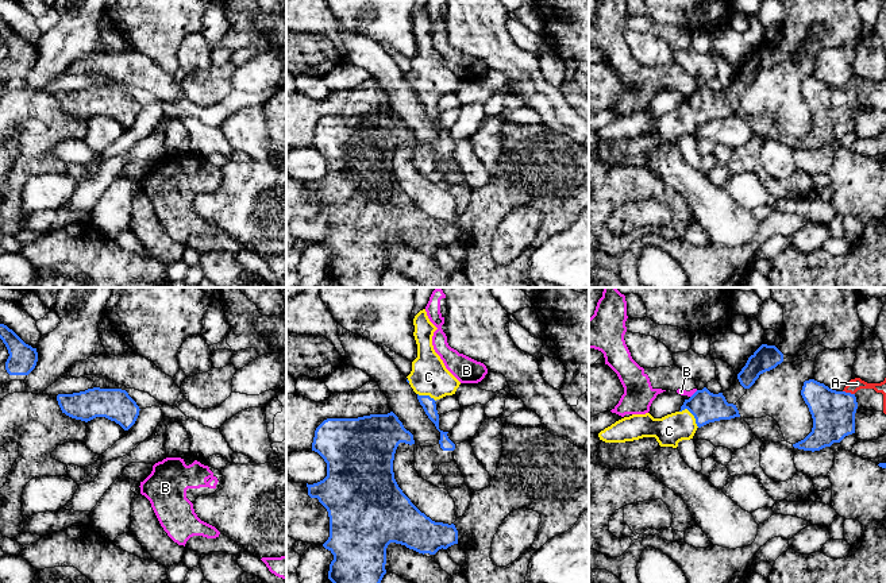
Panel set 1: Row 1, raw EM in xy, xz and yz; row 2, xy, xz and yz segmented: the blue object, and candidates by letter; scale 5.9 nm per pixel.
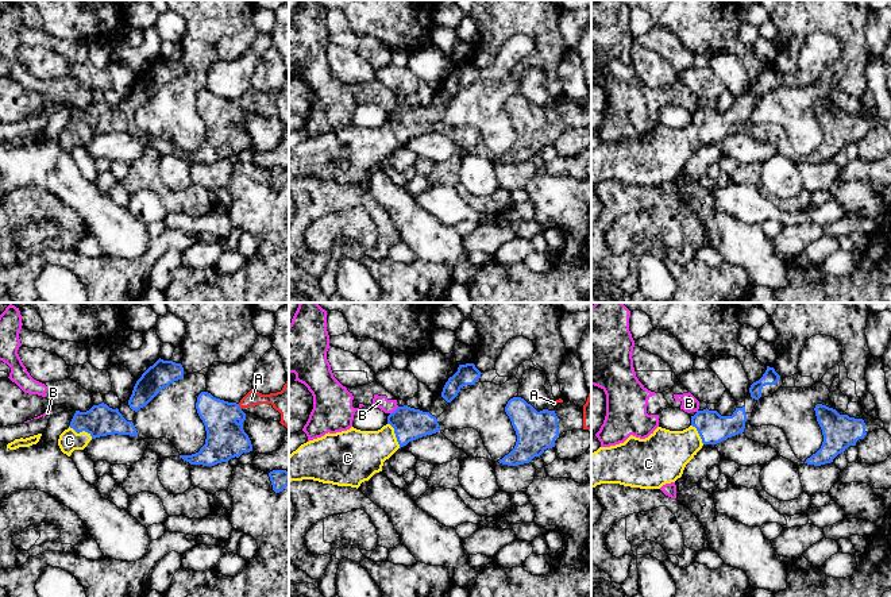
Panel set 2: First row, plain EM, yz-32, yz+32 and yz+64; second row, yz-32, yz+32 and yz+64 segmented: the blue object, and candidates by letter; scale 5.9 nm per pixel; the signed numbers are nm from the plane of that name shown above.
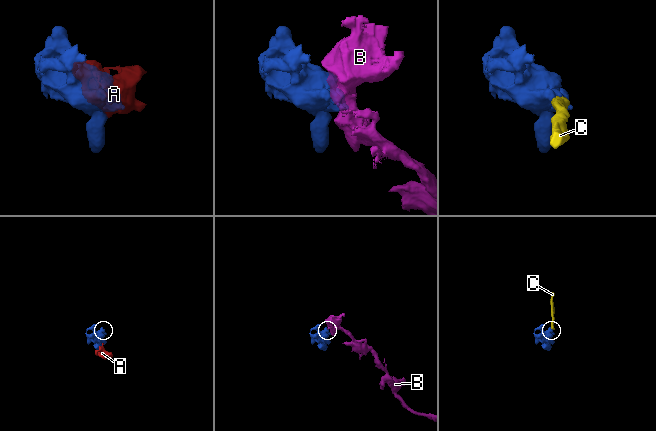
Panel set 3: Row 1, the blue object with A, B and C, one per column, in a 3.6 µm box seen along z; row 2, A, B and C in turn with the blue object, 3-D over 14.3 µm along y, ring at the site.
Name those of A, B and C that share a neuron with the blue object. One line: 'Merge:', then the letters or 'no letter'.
Merge: A, C

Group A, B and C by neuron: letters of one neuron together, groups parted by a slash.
A C / B

